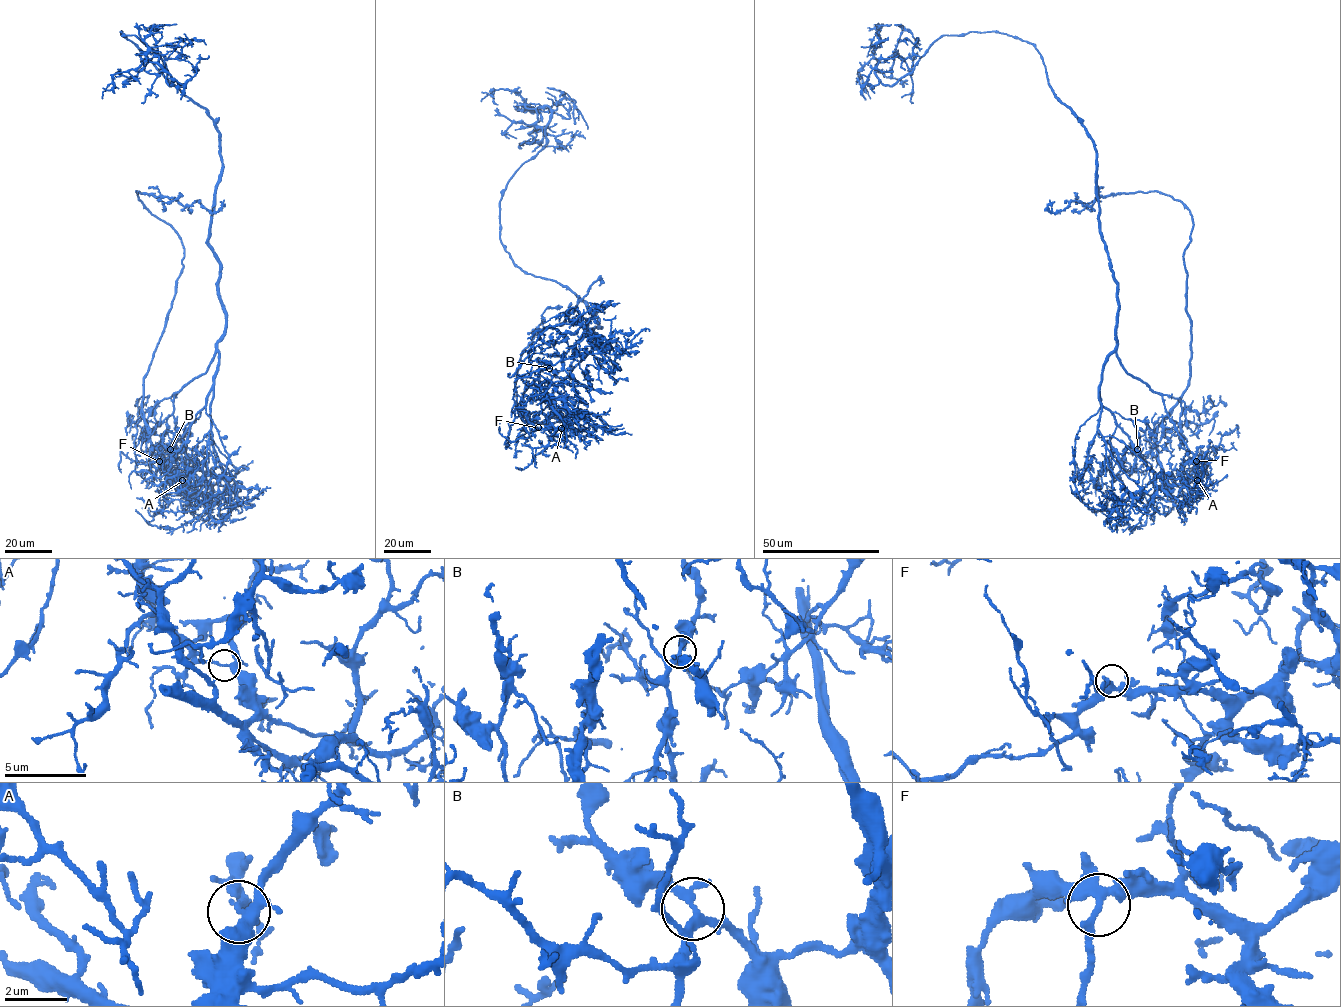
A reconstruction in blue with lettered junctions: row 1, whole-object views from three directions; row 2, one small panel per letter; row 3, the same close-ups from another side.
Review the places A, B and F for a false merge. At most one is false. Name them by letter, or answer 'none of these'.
A

